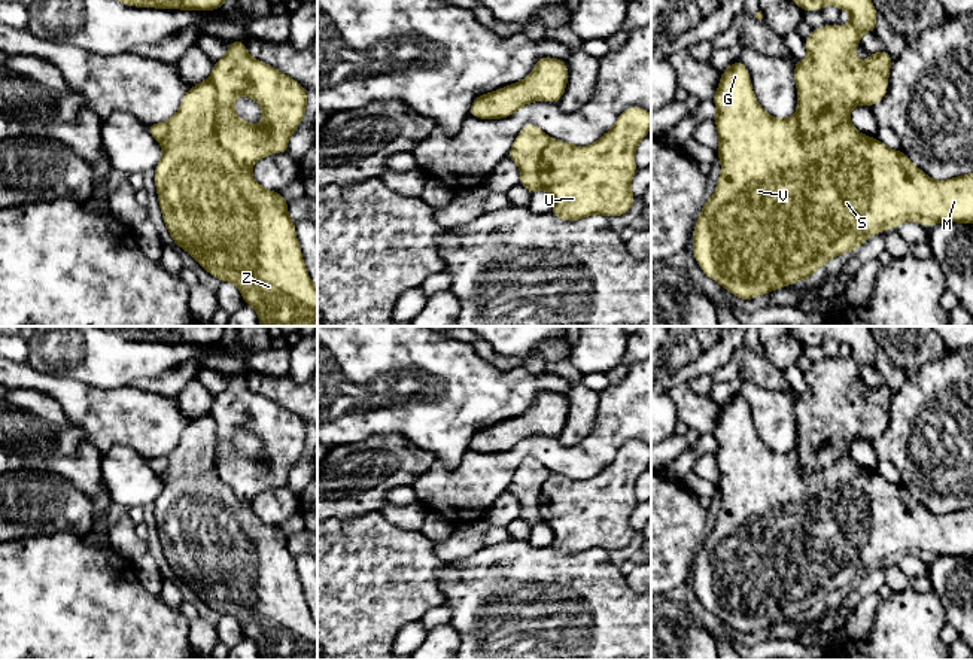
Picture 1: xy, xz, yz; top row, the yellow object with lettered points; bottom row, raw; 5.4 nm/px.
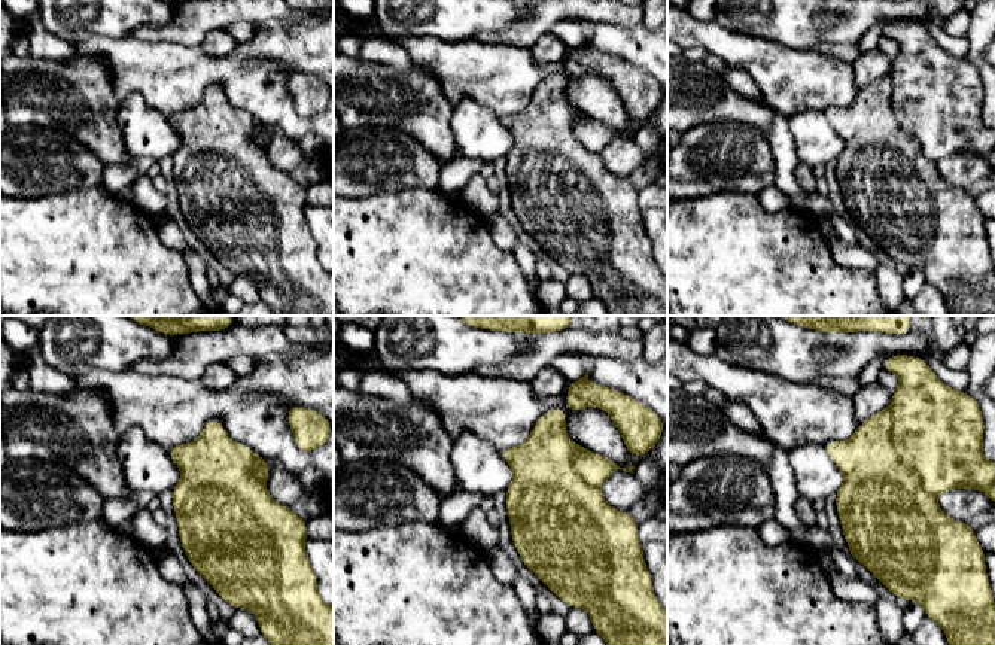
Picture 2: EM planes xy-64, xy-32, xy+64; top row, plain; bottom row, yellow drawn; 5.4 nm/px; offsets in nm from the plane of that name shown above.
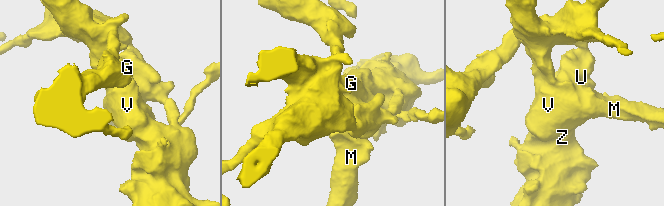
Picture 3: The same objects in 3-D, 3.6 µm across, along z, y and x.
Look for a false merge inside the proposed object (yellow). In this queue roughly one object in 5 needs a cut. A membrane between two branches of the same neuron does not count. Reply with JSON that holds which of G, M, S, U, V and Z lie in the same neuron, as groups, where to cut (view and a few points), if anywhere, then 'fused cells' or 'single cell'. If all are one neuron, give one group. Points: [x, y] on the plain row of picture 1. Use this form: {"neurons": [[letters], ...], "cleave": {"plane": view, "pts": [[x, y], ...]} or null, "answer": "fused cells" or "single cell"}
{"neurons": [["G", "M", "S", "V", "Z"], ["U"]], "cleave": {"plane": "xy", "pts": [[207, 413], [215, 423], [218, 474], [240, 499], [249, 502]]}, "answer": "fused cells"}

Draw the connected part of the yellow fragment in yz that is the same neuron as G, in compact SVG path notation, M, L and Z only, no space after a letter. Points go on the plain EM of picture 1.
M741 393L723 404L712 435L717 441L714 456L720 480L715 487L721 495L721 507L691 568L693 590L709 612L739 633L754 633L811 612L831 591L854 586L869 571L903 556L919 556L924 560L973 557L973 507L934 514L915 501L901 483L893 484L876 471L861 468L849 454L830 468L803 474L797 445L787 453L776 453L763 444Z

